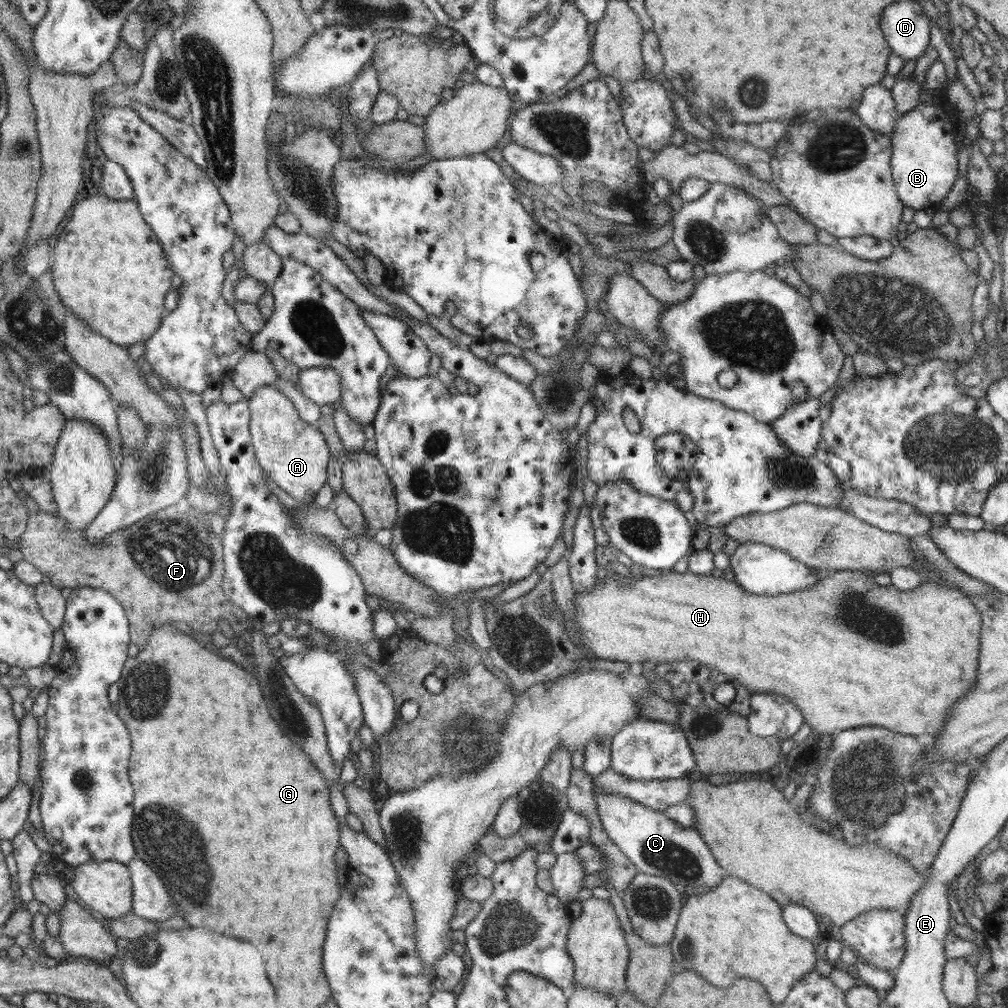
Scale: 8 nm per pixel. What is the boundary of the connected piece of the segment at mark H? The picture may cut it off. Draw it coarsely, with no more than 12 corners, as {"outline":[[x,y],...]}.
{"outline":[[617,566],[596,658],[691,658],[815,732],[938,736],[976,684],[958,588],[746,592]]}

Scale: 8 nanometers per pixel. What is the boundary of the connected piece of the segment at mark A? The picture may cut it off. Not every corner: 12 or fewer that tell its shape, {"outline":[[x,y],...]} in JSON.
{"outline":[[276,386],[247,402],[265,476],[296,501],[327,483],[325,437]]}

